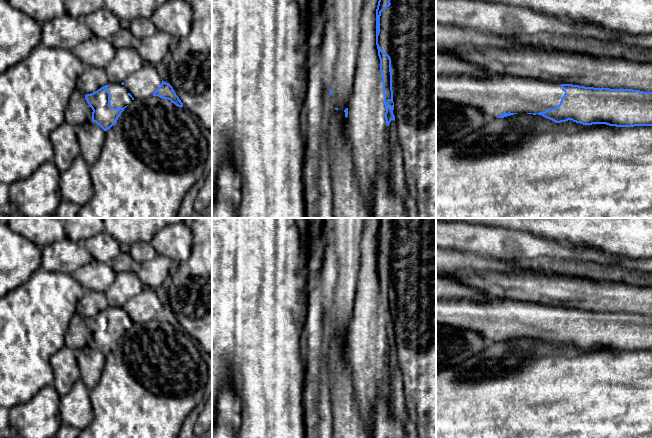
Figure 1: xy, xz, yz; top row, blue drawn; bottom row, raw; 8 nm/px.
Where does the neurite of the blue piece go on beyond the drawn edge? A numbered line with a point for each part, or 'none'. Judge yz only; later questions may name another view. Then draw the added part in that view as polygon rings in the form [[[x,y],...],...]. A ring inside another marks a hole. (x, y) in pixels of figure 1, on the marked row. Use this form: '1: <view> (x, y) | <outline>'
1: yz (498, 94) | [[[494,74],[484,80],[436,75],[436,99],[472,107],[487,118],[503,113],[539,113],[556,108],[564,96],[560,83]]]

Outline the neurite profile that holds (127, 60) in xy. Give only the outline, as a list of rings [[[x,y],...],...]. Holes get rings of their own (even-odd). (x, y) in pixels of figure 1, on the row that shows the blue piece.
[[[136,46],[117,49],[114,58],[105,67],[110,83],[122,83],[144,65]]]

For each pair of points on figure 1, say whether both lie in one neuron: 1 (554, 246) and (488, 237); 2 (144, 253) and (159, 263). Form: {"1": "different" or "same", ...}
{"1": "same", "2": "different"}

